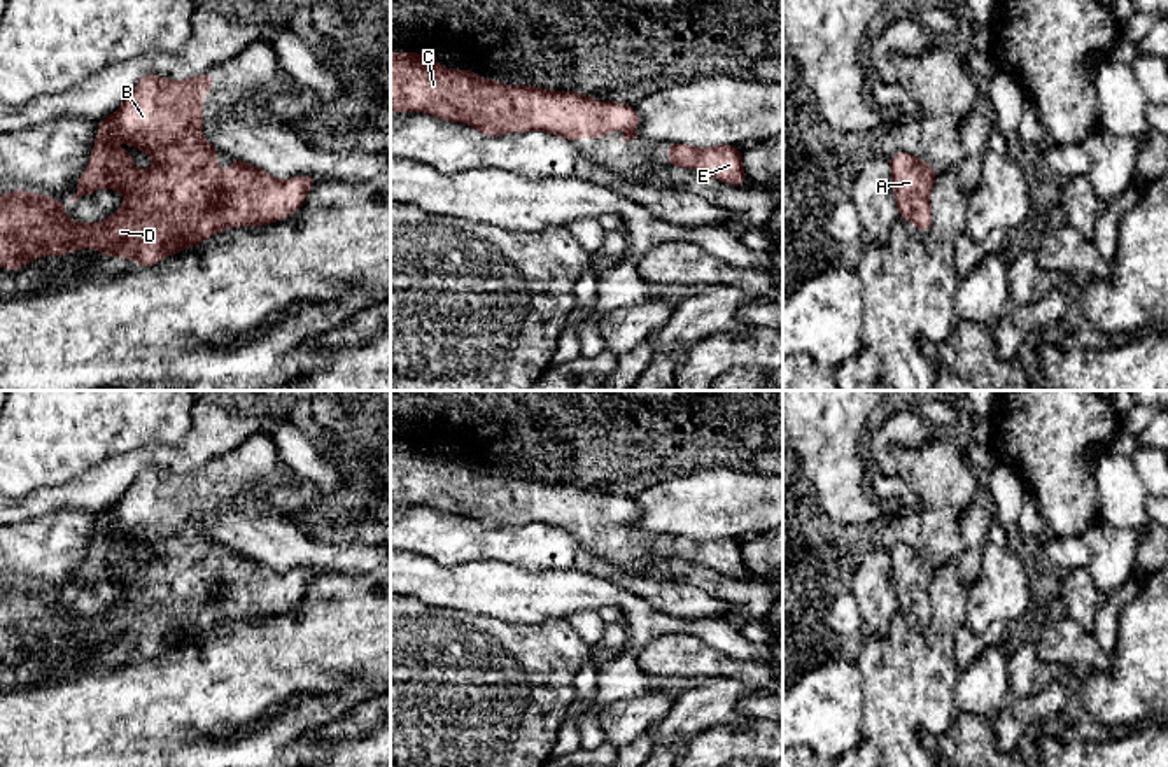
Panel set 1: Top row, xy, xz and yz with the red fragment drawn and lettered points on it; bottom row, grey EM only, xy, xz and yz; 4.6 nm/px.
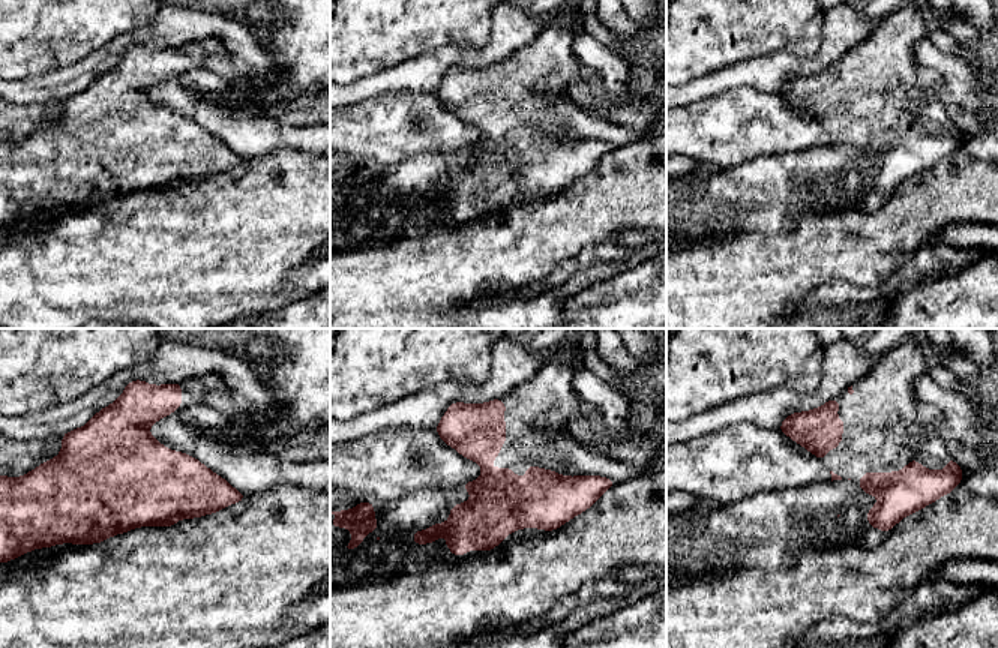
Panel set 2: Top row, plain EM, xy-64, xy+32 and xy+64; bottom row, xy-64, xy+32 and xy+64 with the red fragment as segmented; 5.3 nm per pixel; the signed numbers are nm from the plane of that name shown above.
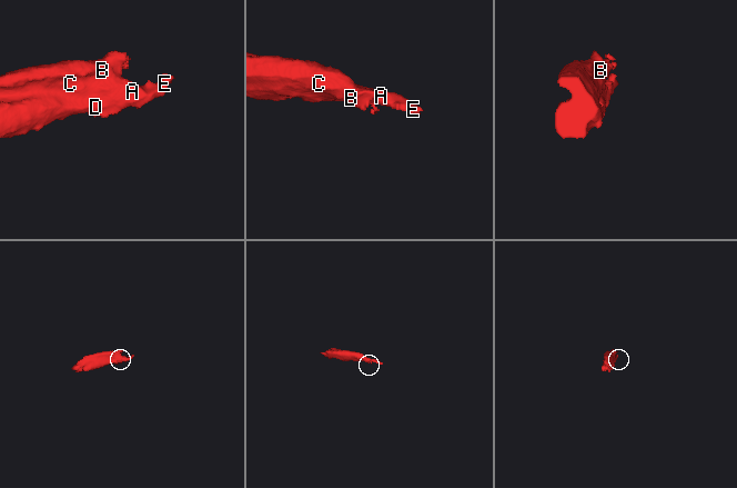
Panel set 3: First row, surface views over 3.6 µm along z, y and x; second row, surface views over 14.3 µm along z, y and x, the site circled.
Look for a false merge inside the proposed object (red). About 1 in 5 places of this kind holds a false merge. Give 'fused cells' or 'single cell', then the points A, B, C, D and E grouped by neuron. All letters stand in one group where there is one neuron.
single cell | A B C D E

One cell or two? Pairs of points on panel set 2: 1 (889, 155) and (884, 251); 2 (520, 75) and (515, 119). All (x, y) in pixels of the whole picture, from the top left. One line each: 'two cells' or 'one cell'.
1: two cells
2: one cell

